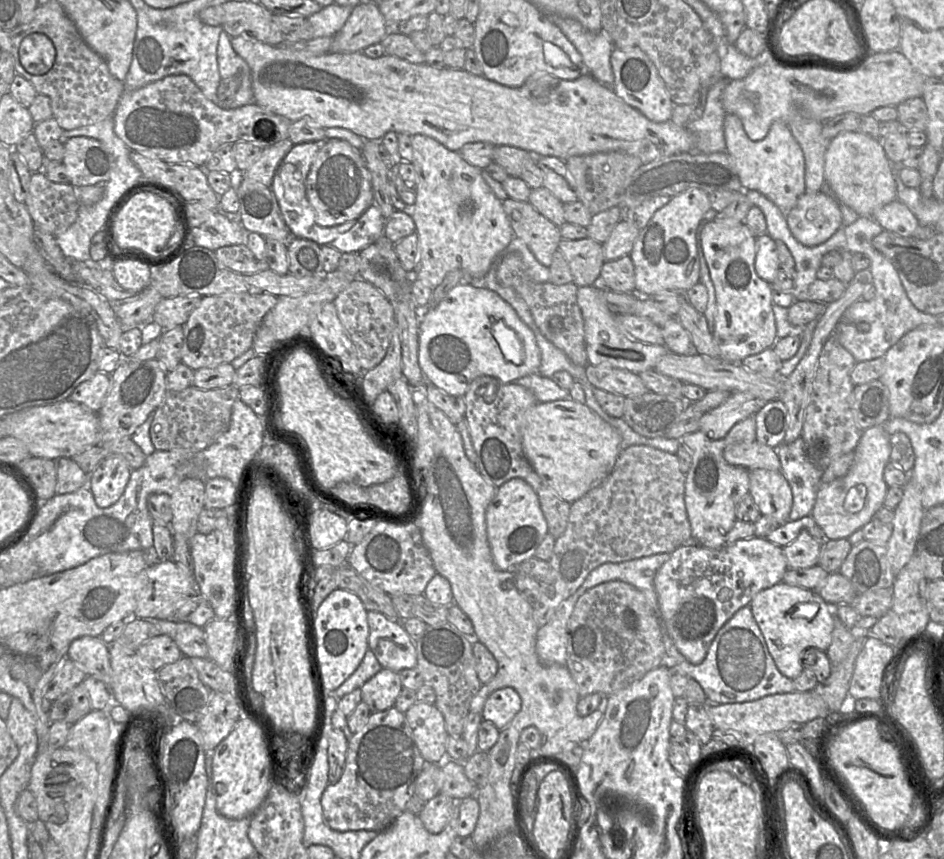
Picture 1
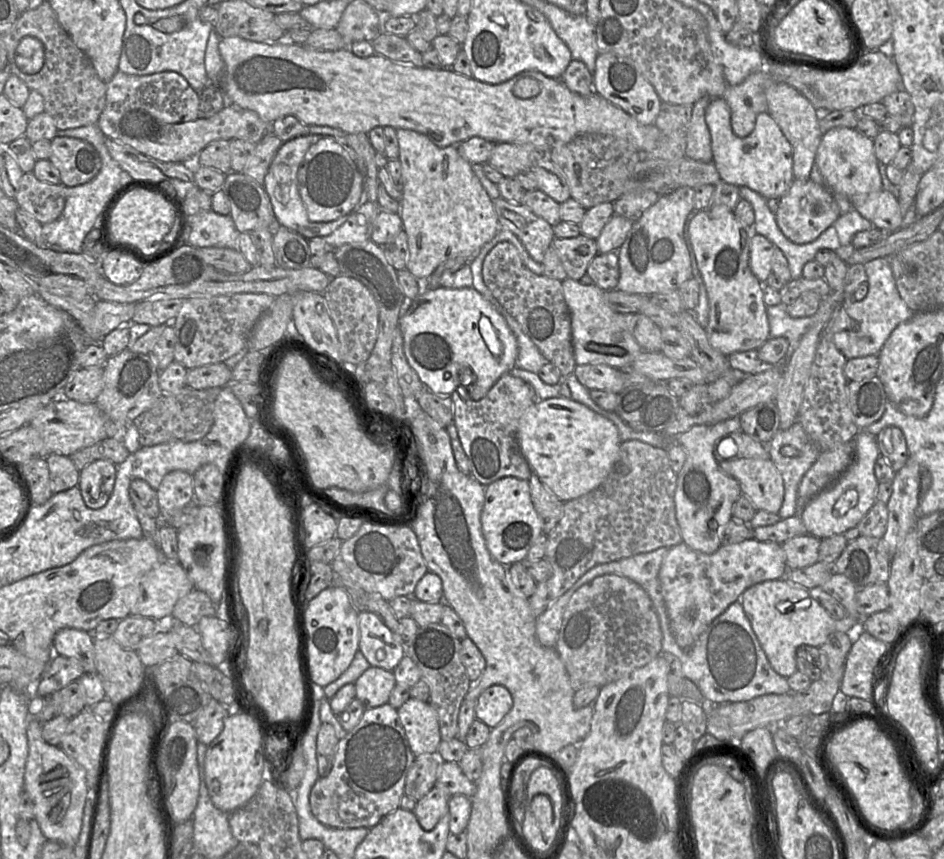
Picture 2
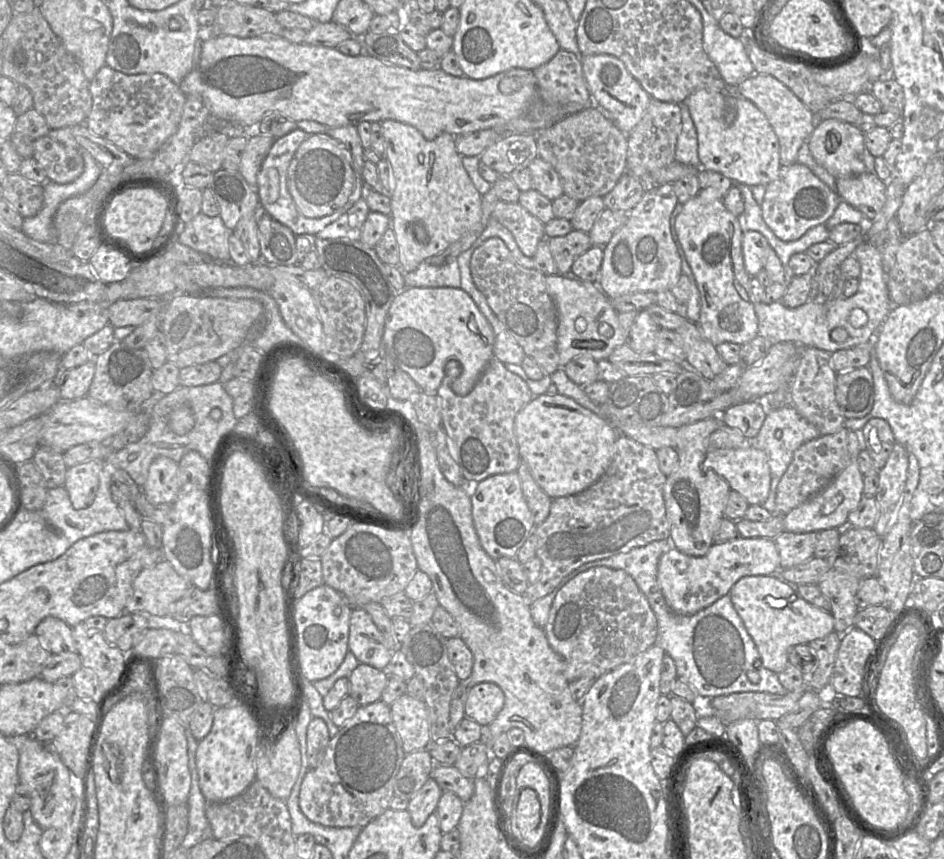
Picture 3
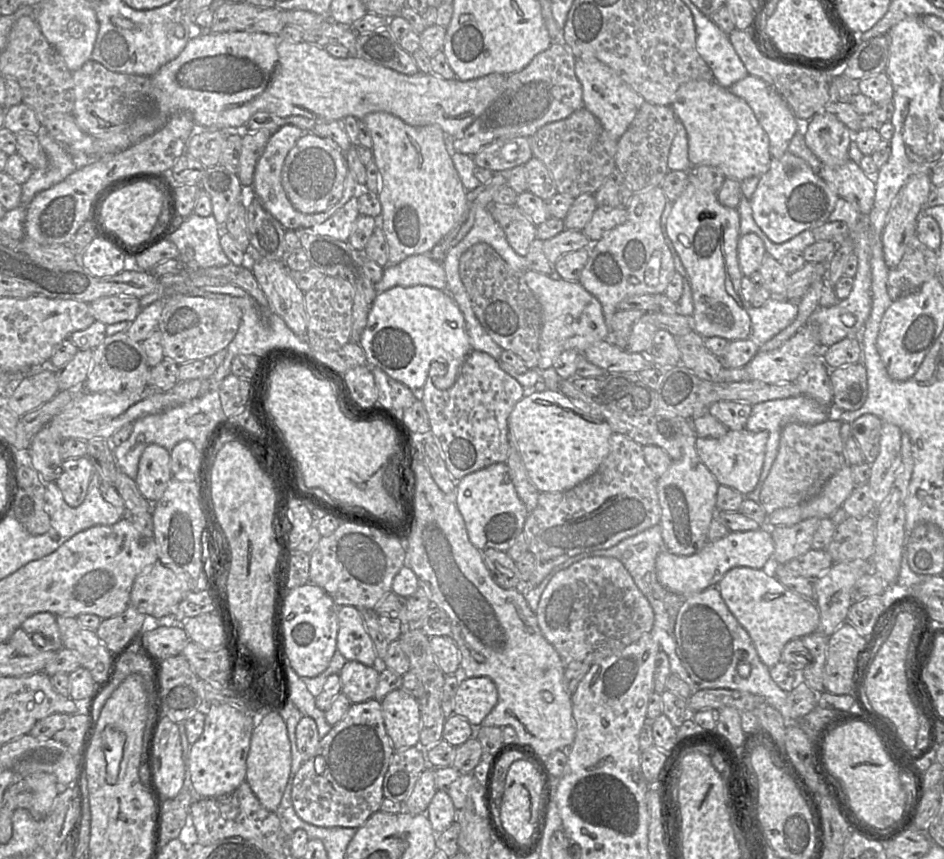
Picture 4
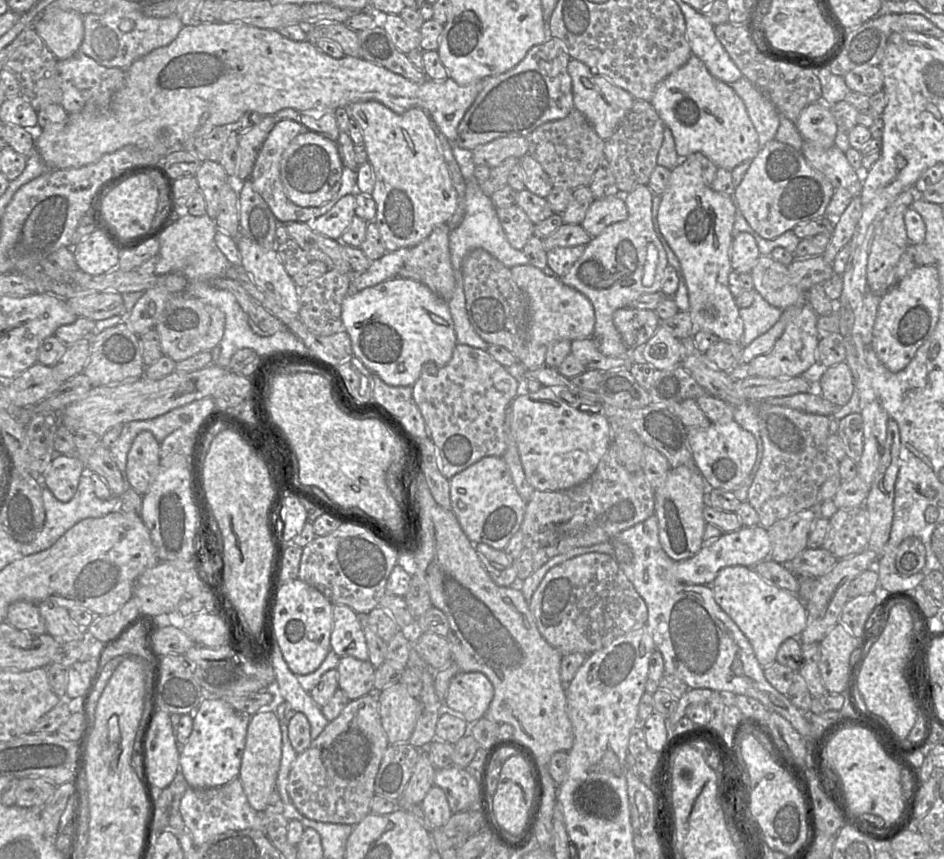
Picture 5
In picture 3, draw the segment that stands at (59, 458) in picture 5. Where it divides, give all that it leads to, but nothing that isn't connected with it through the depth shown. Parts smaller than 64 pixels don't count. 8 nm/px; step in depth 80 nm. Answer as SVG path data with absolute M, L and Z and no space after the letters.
M88 460L67 468L63 487L75 509L87 508L92 504L102 469L102 460Z

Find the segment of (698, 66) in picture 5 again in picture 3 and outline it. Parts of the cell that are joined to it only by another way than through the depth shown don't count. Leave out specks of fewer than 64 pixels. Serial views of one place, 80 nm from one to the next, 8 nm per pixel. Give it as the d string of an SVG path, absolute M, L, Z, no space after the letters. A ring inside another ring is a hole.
M699 90L688 97L684 105L694 122L698 138L698 157L700 166L718 172L734 184L766 186L775 180L782 167L780 162L780 146L778 137L766 116L750 100L731 92L711 92ZM727 112L733 112L735 119L732 124L727 122Z

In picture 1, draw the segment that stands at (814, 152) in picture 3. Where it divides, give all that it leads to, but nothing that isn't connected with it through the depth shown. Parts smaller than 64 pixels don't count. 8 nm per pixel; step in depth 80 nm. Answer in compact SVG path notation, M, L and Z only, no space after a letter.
M845 131L828 141L825 153L826 184L845 205L859 216L872 217L879 208L897 199L894 167L878 138L859 131Z

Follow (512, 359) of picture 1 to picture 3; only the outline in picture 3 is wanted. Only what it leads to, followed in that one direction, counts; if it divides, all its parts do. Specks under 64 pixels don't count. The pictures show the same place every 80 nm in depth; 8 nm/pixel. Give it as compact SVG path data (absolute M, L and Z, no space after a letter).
M414 287L414 288L405 288L404 290L398 292L398 294L394 298L389 308L383 332L383 344L384 344L385 354L389 358L391 358L401 370L405 371L413 378L413 380L420 387L421 391L424 391L431 395L437 394L437 389L440 387L445 375L445 366L447 362L450 360L457 360L462 365L461 375L457 377L451 384L452 391L454 391L456 394L460 396L466 396L467 394L469 394L474 389L485 367L493 358L495 340L496 336L493 327L486 319L484 314L481 312L481 310L474 302L472 297L465 290L461 288L451 288L451 287L435 287L435 288Z

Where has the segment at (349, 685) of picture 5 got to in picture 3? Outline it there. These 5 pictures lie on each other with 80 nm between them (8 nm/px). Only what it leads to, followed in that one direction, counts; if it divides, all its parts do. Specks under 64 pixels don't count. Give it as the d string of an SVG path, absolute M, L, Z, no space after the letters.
M359 664L349 675L349 695L359 706L381 700L389 675L367 664Z

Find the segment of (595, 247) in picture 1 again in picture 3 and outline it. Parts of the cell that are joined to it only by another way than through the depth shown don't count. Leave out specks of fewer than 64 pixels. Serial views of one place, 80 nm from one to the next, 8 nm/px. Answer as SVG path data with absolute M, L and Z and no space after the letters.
M572 230L565 236L548 239L548 247L560 274L571 275L574 261L592 246L586 232Z

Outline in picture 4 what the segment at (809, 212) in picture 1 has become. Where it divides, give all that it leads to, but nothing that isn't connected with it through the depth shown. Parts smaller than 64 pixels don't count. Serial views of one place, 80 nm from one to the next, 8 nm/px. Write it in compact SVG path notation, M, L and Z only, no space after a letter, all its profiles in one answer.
M788 151L782 157L772 159L769 170L759 177L756 190L748 200L760 229L772 242L783 243L828 222L838 198L803 159Z

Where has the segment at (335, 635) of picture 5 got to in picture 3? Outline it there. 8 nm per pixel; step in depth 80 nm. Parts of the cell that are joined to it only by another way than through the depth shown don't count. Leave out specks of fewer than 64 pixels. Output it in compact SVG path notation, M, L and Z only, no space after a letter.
M353 608L350 615L348 649L361 664L379 670L387 667L396 650L383 644L382 634L361 608Z

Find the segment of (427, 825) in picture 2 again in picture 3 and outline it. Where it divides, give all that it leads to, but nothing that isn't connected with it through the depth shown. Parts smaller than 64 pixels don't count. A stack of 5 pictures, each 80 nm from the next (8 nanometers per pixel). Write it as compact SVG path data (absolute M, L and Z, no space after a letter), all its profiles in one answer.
M430 777L416 795L409 800L407 810L414 826L424 825L428 817L435 812L442 793L443 790L439 784Z

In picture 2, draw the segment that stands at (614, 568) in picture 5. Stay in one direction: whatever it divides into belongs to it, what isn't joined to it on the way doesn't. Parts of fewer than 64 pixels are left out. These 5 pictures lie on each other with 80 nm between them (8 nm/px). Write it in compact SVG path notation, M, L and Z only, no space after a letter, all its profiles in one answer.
M616 574L601 575L579 587L571 596L555 650L566 667L574 691L591 686L602 688L628 677L663 653L659 619L647 593L637 583Z

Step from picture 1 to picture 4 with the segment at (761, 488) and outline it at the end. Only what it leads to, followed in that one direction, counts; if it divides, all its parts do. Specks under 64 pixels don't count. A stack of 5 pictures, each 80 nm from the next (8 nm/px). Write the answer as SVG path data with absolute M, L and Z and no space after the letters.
M728 430L725 436L718 439L698 437L696 450L719 485L732 488L747 498L760 485L767 435L769 432L766 431Z

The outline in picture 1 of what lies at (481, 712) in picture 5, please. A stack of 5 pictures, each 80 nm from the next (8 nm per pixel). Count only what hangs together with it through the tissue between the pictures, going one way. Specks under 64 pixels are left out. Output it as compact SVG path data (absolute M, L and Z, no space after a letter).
M512 687L492 692L483 706L483 720L492 722L499 730L504 729L521 709L521 698Z

